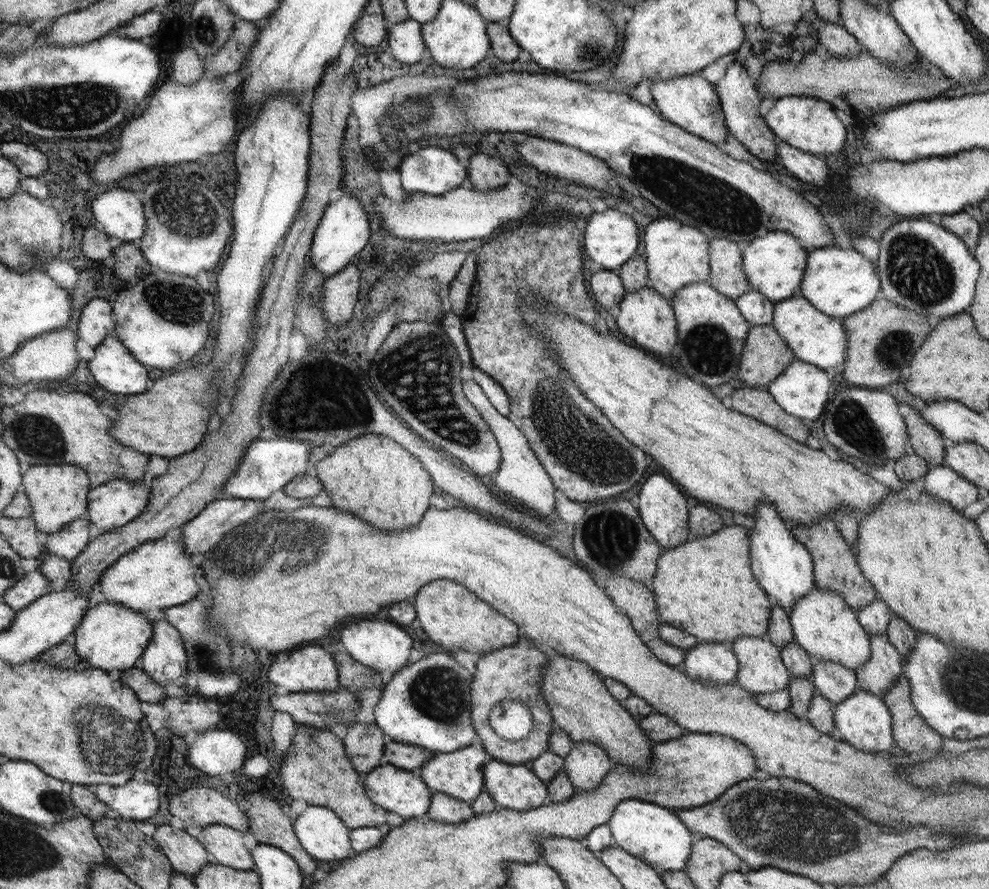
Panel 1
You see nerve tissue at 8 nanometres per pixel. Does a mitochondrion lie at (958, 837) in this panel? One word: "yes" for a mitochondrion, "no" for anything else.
no

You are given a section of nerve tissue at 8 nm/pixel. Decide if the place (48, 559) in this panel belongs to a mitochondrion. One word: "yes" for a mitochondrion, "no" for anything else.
no

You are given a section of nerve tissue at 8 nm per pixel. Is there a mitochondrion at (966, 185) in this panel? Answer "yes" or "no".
no

